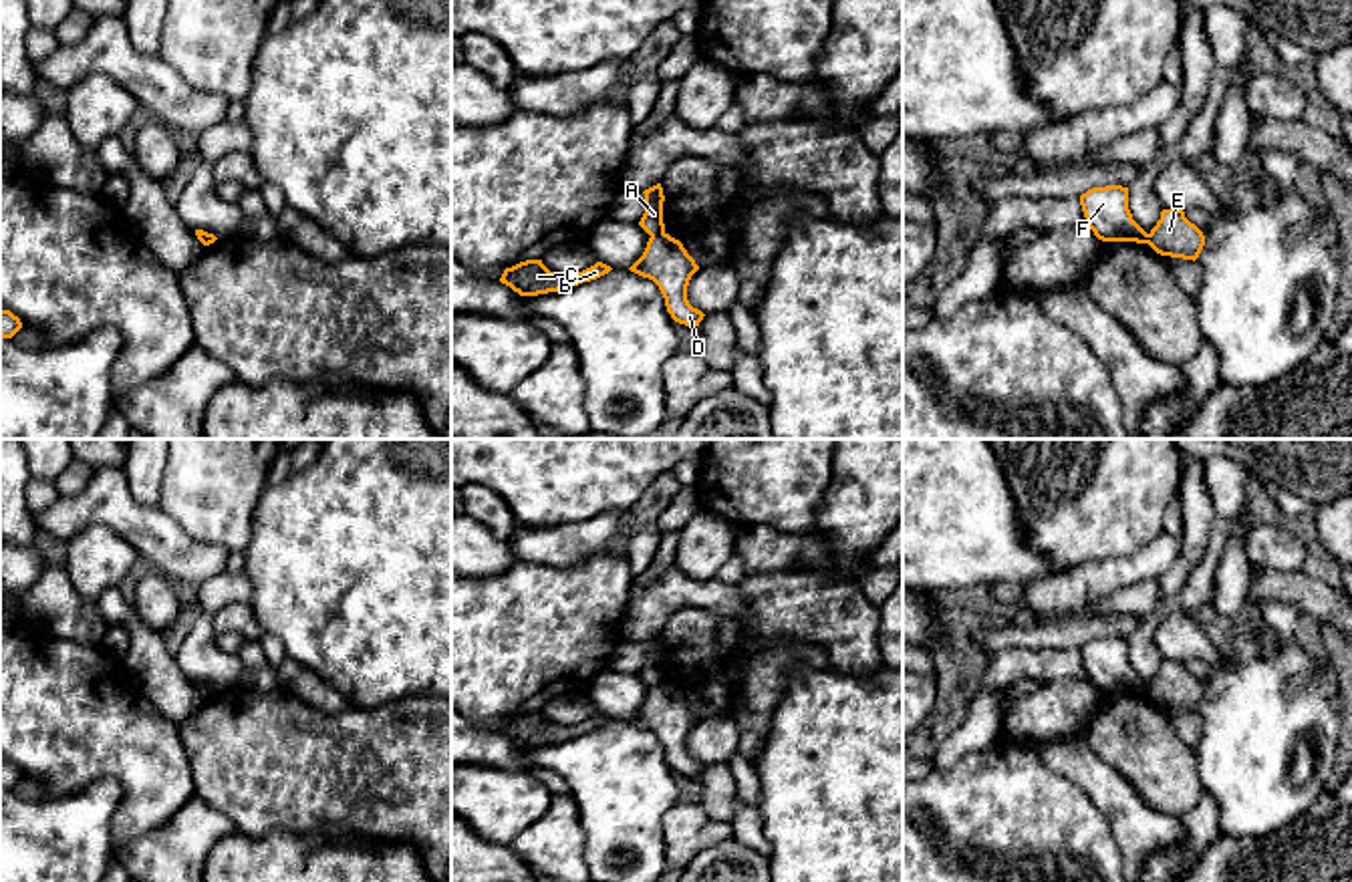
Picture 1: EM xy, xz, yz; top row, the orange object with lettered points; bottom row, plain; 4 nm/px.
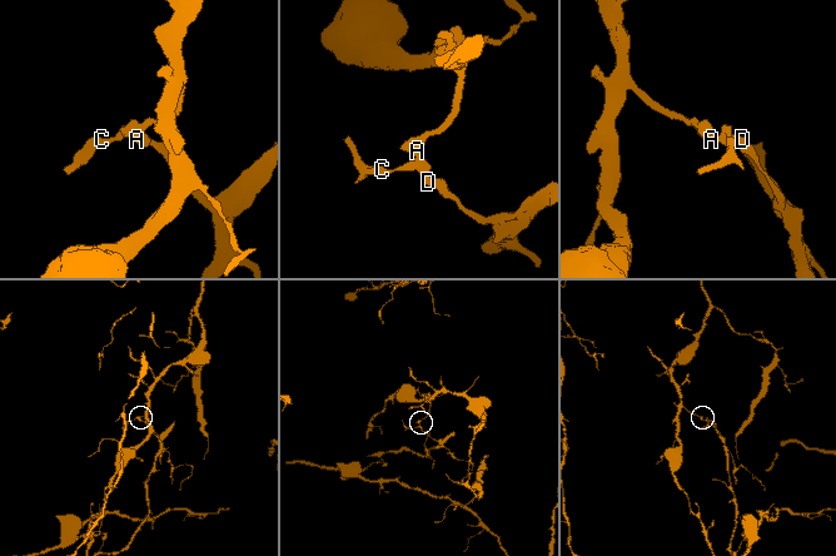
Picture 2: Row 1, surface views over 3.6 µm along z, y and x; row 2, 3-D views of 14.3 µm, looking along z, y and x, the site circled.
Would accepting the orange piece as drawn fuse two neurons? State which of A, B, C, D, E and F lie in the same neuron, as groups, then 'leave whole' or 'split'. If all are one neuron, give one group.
A F / B C D E | split

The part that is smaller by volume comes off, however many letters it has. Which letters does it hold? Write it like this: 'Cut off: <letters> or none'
Cut off: B, C, D, E

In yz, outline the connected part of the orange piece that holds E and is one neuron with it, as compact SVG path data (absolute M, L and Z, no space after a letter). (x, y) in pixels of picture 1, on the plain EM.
M1163 660L1148 685L1148 697L1161 707L1195 713L1205 697L1205 687L1185 669L1183 660Z

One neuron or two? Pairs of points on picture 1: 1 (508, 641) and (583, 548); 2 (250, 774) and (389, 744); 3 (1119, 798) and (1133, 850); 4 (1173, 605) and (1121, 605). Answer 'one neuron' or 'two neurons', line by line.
1: two neurons
2: one neuron
3: one neuron
4: two neurons

